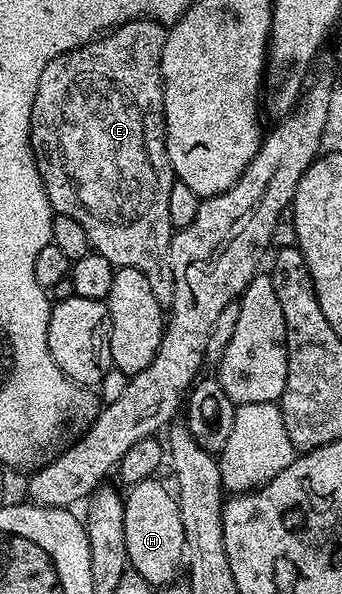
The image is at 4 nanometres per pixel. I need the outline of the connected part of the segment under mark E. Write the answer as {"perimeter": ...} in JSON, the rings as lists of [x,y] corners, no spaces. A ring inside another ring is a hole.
{"perimeter":[[[153,18],[130,20],[120,24],[109,34],[95,39],[89,44],[62,52],[44,68],[40,82],[37,86],[36,98],[30,111],[30,144],[37,162],[38,173],[41,174],[42,183],[46,193],[49,194],[51,209],[60,216],[75,218],[90,239],[93,251],[100,253],[108,262],[118,268],[135,268],[146,274],[152,286],[152,294],[156,294],[156,302],[169,306],[174,297],[174,279],[170,269],[170,244],[174,229],[169,217],[169,195],[176,182],[174,168],[170,164],[166,146],[166,116],[163,114],[163,88],[162,88],[162,56],[167,29]]]}

